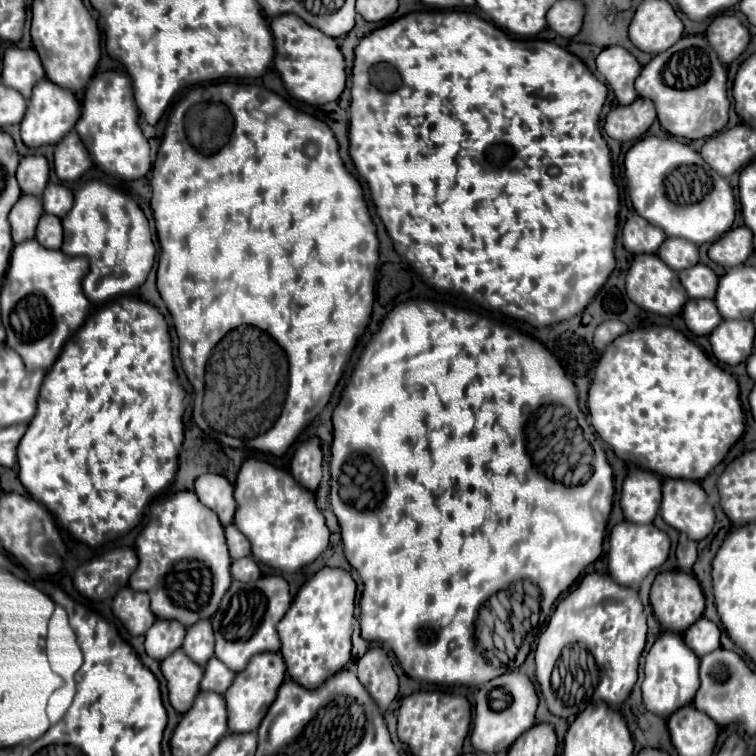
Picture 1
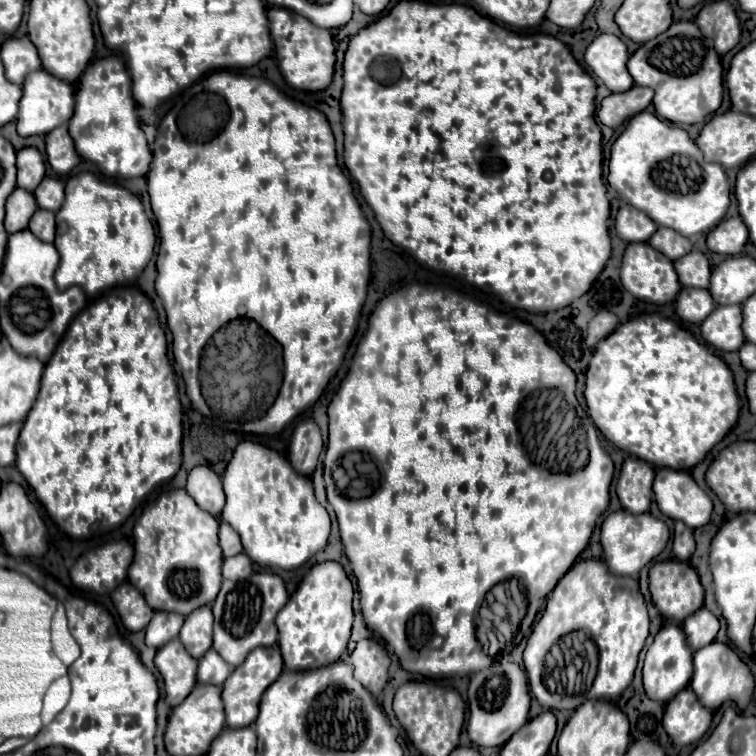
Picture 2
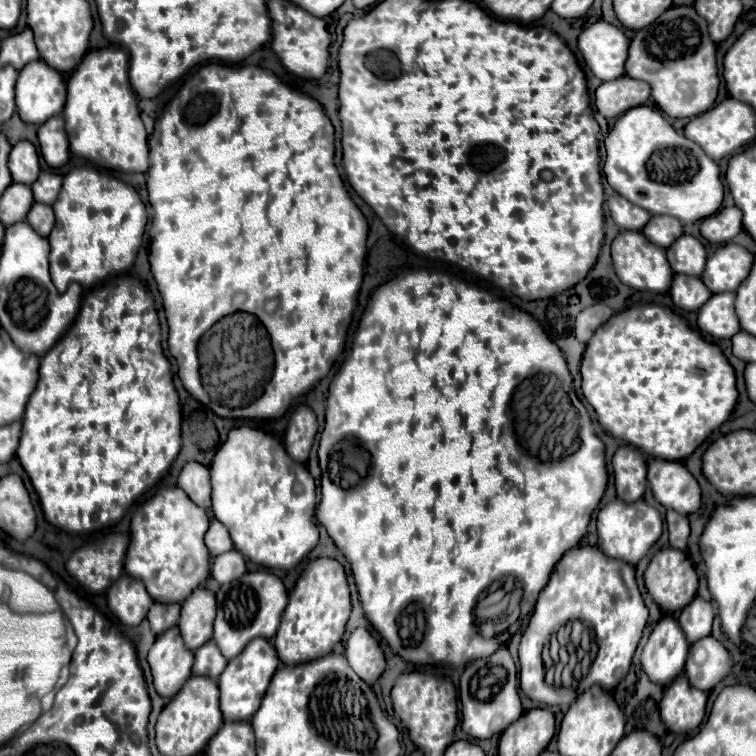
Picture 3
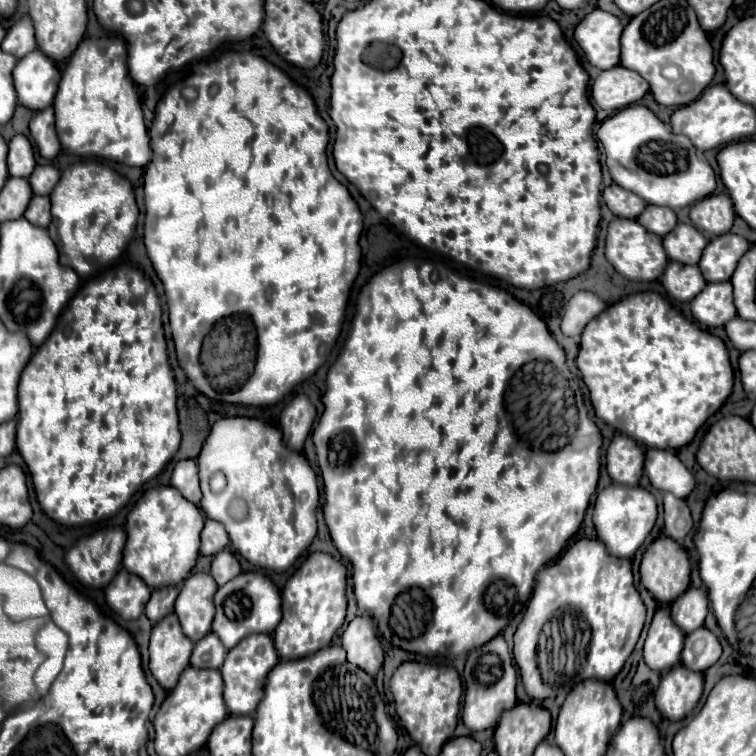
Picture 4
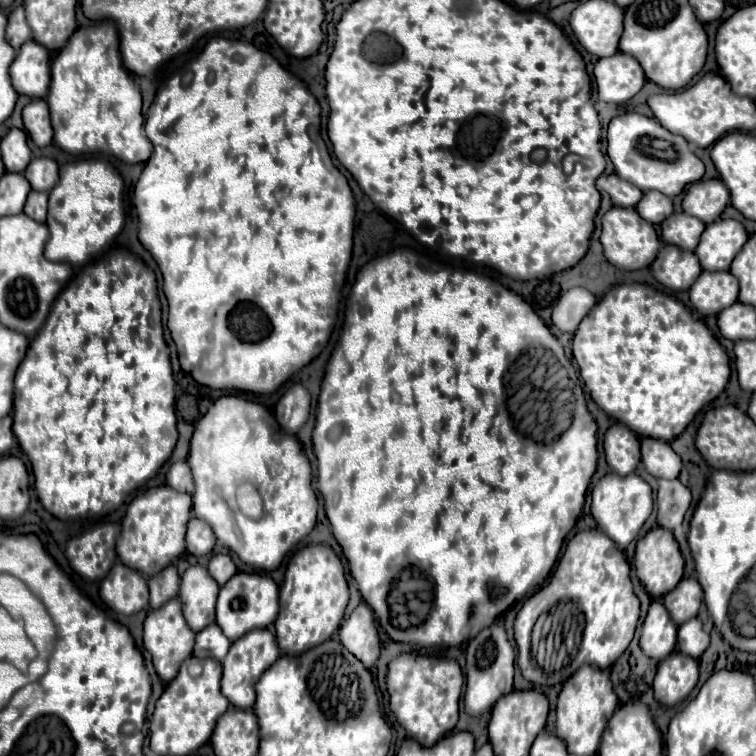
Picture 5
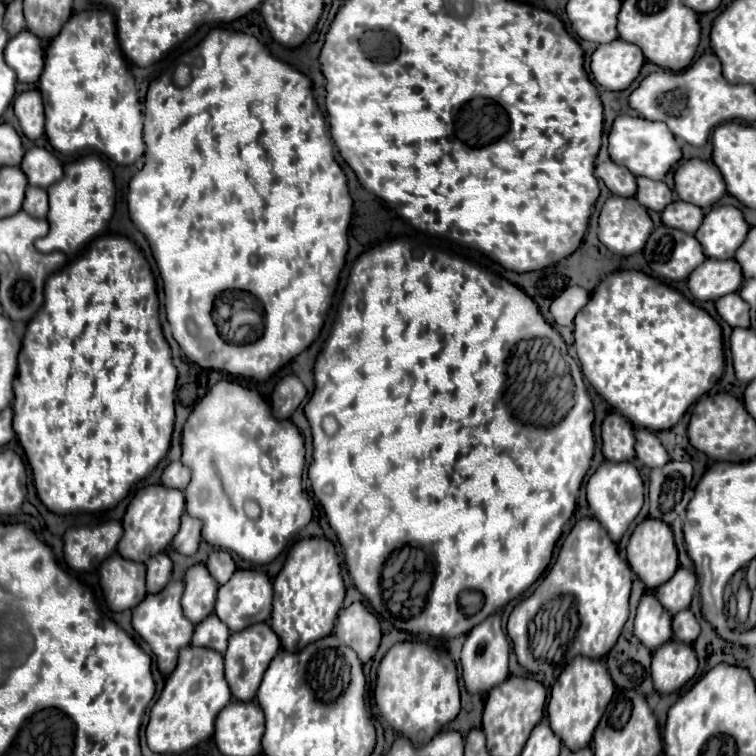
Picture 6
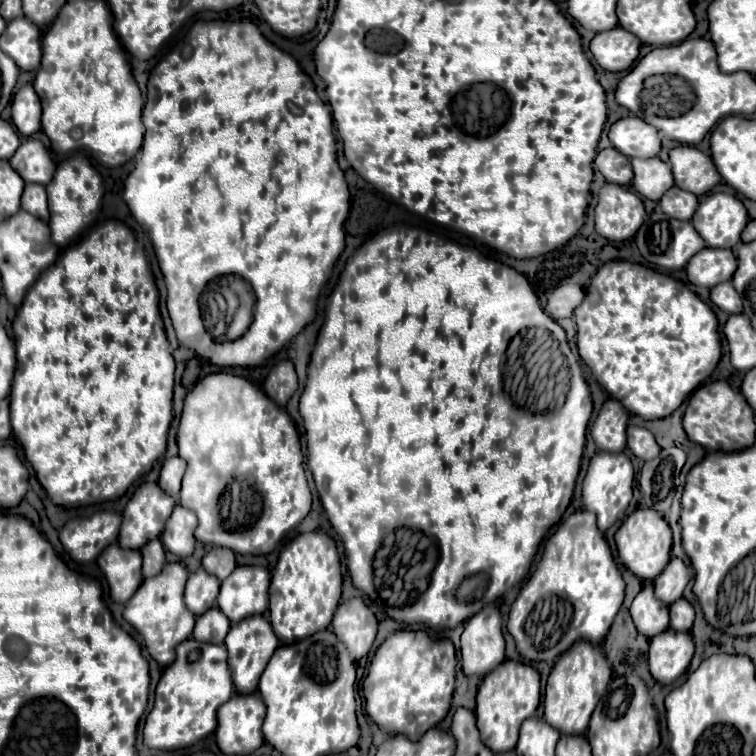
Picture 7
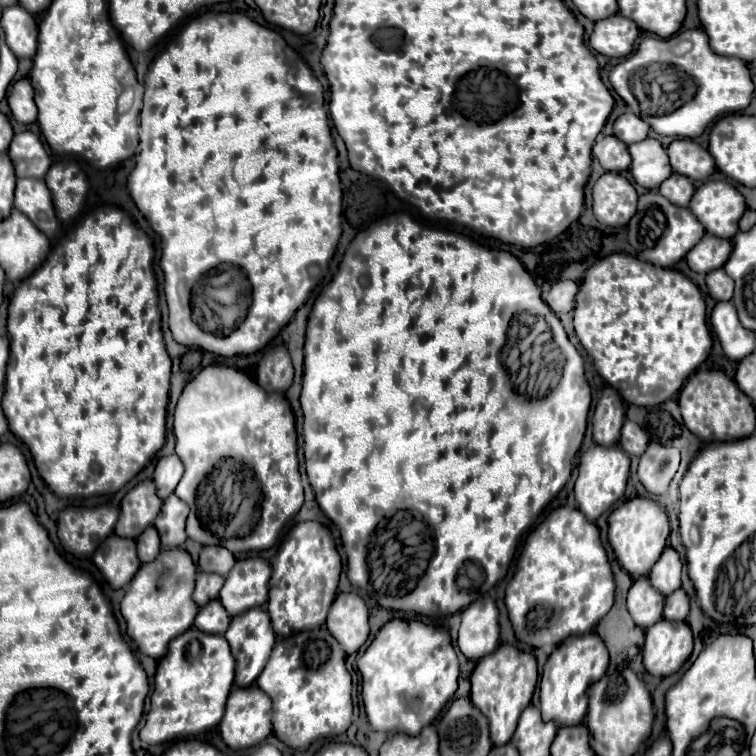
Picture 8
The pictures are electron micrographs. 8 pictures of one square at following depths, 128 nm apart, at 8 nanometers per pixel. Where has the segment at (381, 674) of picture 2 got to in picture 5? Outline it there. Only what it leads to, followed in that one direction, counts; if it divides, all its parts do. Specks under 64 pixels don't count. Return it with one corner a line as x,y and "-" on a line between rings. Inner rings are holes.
362,602
340,626
340,642
368,670
376,664
380,656
380,638
374,622
374,612
366,602

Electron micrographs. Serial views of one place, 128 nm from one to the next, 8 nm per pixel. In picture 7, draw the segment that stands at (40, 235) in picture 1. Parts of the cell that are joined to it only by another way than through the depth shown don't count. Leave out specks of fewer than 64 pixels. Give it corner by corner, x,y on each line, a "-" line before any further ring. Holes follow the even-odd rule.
26,184
24,194
22,194
22,208
28,210
32,216
48,222
48,198
46,198
46,188
42,184

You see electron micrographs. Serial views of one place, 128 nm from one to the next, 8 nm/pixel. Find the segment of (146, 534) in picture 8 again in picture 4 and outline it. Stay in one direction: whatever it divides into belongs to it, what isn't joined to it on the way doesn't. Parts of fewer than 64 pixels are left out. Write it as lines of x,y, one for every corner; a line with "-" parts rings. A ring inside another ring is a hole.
176,586
158,588
158,590
152,592
150,602
146,604
146,616
150,618
152,624
156,624
156,620
162,620
170,612
174,612
176,596
178,596
178,588

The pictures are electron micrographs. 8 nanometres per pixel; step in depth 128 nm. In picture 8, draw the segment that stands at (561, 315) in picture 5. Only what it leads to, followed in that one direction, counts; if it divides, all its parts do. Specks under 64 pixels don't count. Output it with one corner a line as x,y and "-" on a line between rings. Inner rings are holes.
558,280
546,296
546,304
554,314
566,314
574,310
574,298
578,294
578,284
572,280

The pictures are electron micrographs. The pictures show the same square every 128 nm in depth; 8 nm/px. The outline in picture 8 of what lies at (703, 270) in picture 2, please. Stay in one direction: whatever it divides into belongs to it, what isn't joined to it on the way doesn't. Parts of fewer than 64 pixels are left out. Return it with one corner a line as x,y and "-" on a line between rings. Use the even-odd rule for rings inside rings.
672,174
668,180
664,180
658,188
658,192
666,198
672,200
672,204
680,204
682,208
686,208
692,200
692,192
694,192
694,184
692,180
688,180
686,176
680,174

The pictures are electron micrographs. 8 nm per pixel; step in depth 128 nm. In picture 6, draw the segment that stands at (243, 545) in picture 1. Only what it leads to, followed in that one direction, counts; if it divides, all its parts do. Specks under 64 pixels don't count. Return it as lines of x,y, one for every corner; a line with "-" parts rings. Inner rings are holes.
184,514
182,516
182,524
180,524
180,530
172,542
174,550
184,554
184,556
192,556
198,552
198,546
200,546
200,540
202,540
202,524
200,520

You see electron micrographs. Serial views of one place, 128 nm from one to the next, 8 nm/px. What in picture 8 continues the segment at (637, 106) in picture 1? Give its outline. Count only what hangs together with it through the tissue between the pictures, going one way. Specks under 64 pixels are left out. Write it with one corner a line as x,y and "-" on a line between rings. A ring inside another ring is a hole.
614,14
596,22
590,36
590,46
606,58
626,58
636,50
638,36
640,28
632,20
622,14

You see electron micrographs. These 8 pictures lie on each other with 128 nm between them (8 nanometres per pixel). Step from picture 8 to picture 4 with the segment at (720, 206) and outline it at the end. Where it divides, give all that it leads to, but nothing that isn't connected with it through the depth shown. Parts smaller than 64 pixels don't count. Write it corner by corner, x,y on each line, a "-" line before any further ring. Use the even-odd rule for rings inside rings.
738,234
712,238
704,248
702,260
698,264
706,282
728,282
732,278
732,272
736,270
736,264
740,262
740,256
744,256
748,248
750,242

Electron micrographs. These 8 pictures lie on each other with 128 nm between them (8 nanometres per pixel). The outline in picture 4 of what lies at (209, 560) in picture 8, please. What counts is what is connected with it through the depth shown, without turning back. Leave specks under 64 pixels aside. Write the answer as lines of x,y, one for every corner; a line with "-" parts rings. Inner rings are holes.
222,550
220,554
214,556
212,562
212,578
218,586
224,586
228,580
236,578
242,572
238,558
234,556
232,550

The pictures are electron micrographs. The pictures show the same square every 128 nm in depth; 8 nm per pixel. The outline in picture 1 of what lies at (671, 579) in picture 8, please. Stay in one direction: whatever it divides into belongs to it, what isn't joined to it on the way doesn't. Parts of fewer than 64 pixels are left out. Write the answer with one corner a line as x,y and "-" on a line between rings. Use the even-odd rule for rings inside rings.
700,618
692,628
688,628
688,632
684,632
684,642
698,656
706,656
708,652
720,648
720,630
708,618

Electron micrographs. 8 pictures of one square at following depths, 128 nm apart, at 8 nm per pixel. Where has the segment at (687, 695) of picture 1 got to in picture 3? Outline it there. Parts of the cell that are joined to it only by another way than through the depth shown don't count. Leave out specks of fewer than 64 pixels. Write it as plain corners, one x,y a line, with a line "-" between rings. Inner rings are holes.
664,616
652,630
644,650
642,650
642,668
654,684
666,688
684,672
688,656
688,640
680,632
678,620

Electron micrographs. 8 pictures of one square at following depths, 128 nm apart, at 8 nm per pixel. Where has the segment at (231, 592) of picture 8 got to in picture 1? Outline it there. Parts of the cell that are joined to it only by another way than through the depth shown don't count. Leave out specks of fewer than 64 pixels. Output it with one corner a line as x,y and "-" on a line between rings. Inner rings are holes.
262,576
256,582
232,582
230,590
220,602
218,612
210,620
216,634
216,658
228,664
232,672
242,672
248,660
262,652
278,652
280,638
276,624
288,612
292,602
288,582
282,576

